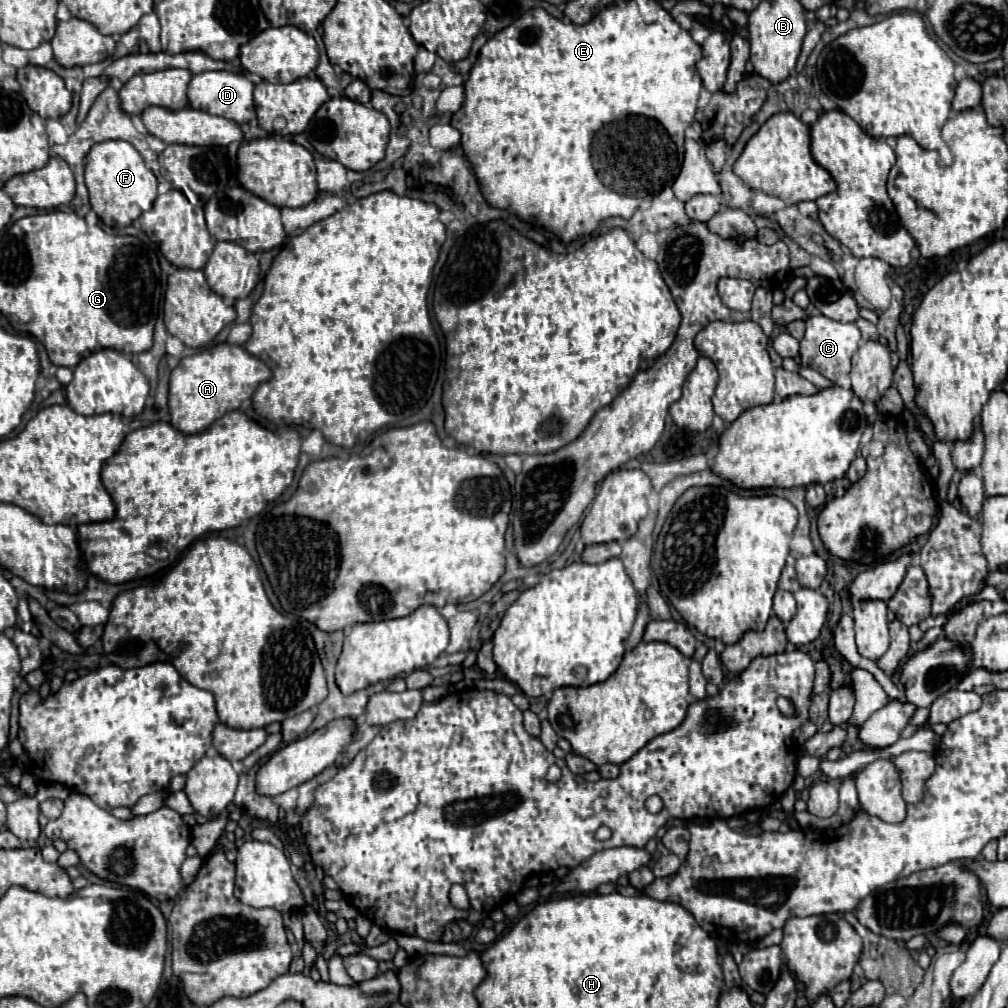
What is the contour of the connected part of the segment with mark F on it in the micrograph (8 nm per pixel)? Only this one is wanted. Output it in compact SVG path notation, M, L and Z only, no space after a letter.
M106 140L92 146L86 158L84 180L90 194L92 210L98 214L104 226L110 228L126 228L130 226L142 212L150 210L156 200L156 176L150 168L146 168L138 150L124 140Z

